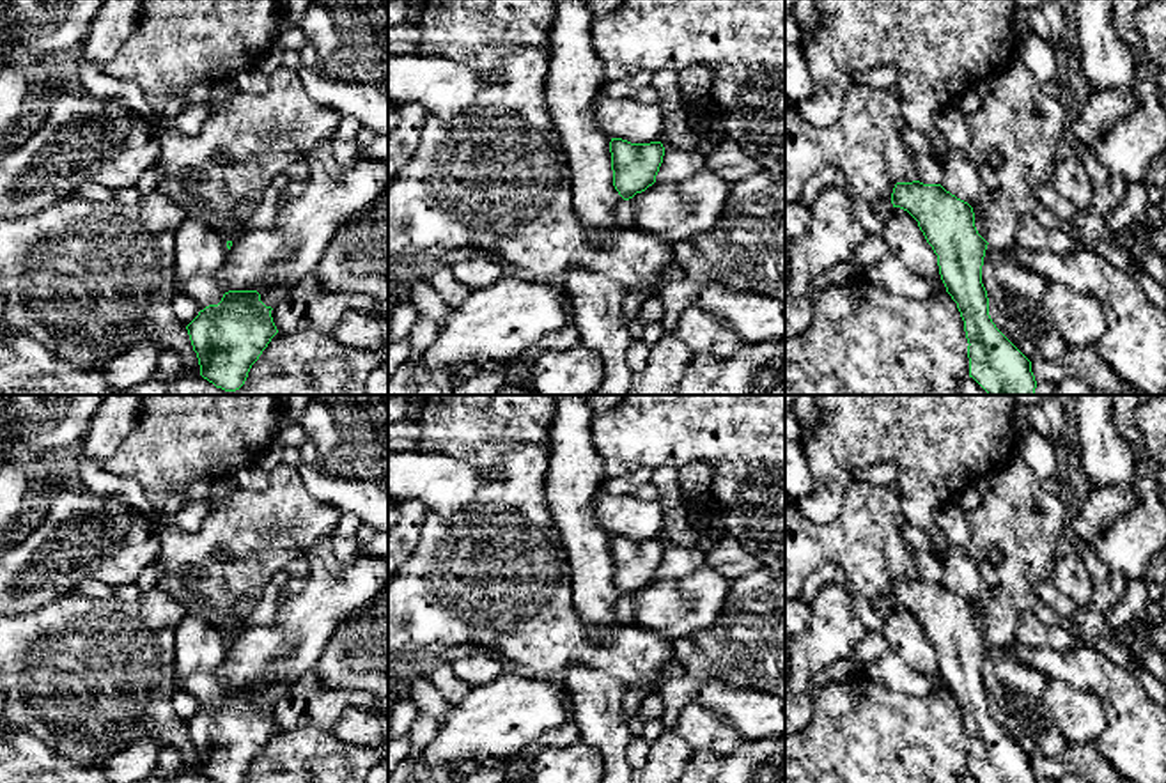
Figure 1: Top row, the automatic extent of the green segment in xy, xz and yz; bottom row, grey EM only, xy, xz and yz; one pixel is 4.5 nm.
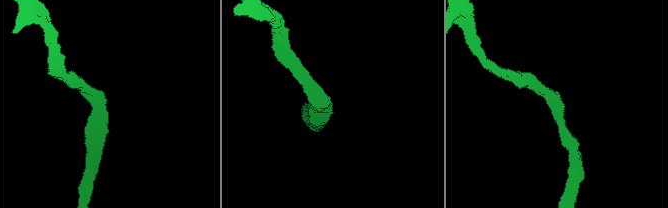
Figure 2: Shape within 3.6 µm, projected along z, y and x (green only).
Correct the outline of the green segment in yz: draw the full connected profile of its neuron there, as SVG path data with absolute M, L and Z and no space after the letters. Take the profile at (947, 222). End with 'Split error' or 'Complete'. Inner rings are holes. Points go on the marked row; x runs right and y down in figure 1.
M920 181L897 182L891 204L907 211L918 221L927 243L937 255L941 280L964 321L969 344L969 377L989 395L1035 395L1037 381L1031 372L1031 361L996 328L989 315L989 298L982 283L982 266L989 243L975 227L973 207L941 184L923 184Z. Complete

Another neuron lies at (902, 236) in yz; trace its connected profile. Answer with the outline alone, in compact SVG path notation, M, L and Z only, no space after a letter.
M893 207L884 218L882 239L890 250L911 273L936 283L932 298L946 294L939 275L937 255L927 243L918 221L904 209Z

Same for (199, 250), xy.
M186 216L175 232L177 282L197 275L214 275L223 269L227 259L227 241L204 221Z

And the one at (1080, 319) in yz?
M1049 283L1046 310L1069 347L1095 345L1106 331L1106 315L1100 301L1060 283Z

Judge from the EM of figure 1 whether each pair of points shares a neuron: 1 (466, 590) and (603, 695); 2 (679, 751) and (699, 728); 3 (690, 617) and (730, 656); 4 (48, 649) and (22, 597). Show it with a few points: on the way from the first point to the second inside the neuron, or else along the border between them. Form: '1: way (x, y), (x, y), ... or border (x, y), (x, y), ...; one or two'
1: border (610, 675), (601, 670), (573, 665), (562, 679); two
2: border (676, 730), (693, 751); two
3: border (727, 594), (718, 617), (691, 635); two
4: border (68, 596), (18, 615); two

